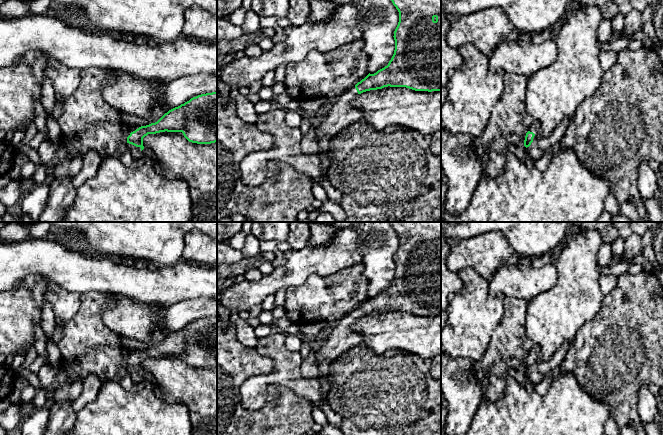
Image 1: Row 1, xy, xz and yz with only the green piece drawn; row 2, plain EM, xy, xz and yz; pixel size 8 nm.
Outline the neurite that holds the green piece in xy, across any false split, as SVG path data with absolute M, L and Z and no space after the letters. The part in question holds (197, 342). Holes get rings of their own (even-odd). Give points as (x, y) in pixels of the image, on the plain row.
M217 316L201 318L146 350L128 350L126 367L144 373L143 362L160 356L182 356L192 367L217 366Z

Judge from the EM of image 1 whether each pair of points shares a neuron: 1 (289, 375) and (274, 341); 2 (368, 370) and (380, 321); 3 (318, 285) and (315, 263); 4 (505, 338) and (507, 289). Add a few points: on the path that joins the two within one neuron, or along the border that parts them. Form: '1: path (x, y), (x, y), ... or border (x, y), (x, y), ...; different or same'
1: path (286, 367), (286, 363), (275, 349); same
2: border (362, 343), (376, 353), (396, 349); different
3: border (339, 271), (326, 276), (311, 274), (296, 286); different
4: border (504, 296), (524, 299), (527, 302); different

